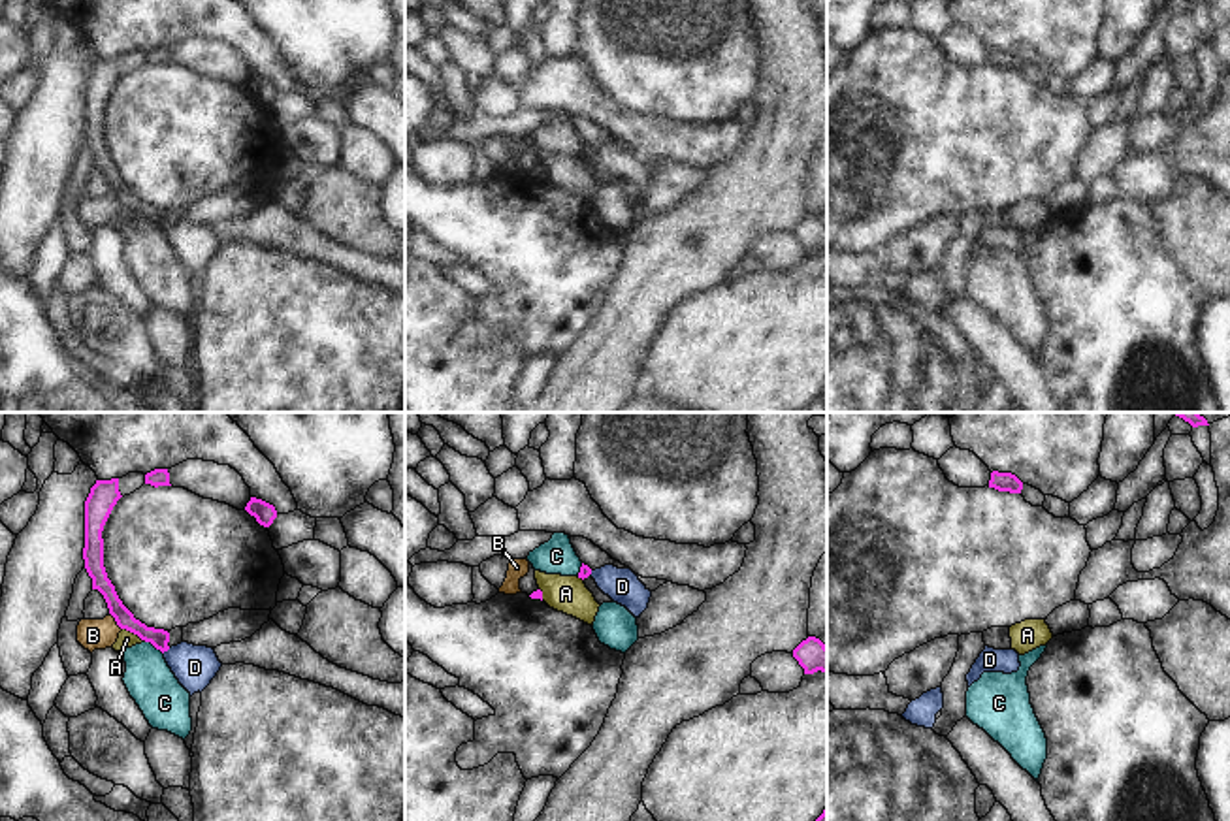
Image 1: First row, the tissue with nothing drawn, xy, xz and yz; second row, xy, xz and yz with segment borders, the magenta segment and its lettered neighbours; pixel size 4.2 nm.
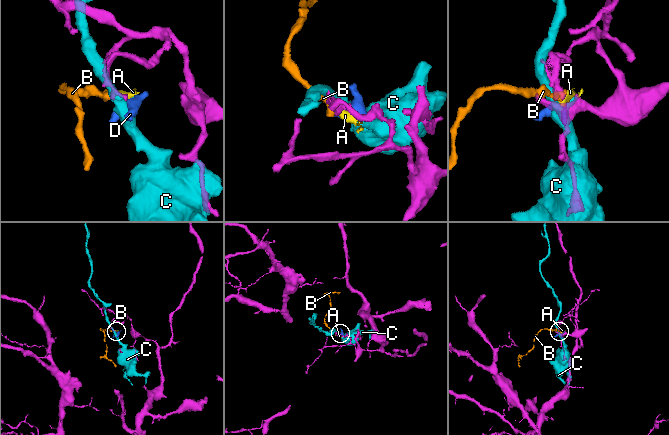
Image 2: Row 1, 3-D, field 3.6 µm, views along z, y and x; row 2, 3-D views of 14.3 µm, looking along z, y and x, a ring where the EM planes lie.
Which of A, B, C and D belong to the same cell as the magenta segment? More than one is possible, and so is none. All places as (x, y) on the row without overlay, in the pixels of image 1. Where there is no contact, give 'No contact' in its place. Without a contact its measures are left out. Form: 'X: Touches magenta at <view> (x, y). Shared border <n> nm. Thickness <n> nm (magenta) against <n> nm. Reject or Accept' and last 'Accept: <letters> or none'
A: Touches magenta at xy (134, 211). Shared border 120 nm. Thickness 80 nm (magenta) against 70 nm. Reject
B: Touches magenta at xy (115, 198). Shared border 90 nm. Thickness 80 nm (magenta) against 130 nm. Reject
C: Touches magenta at xy (155, 225). Shared border 100 nm. Thickness 80 nm (magenta) against 200 nm. Reject
D: Touches magenta at xy (166, 228). Shared border 40 nm. Thickness 80 nm (magenta) against 180 nm. Reject
Accept: none

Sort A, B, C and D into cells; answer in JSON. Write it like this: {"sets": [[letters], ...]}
{"sets": [["A", "B"], ["C"], ["D"]]}

